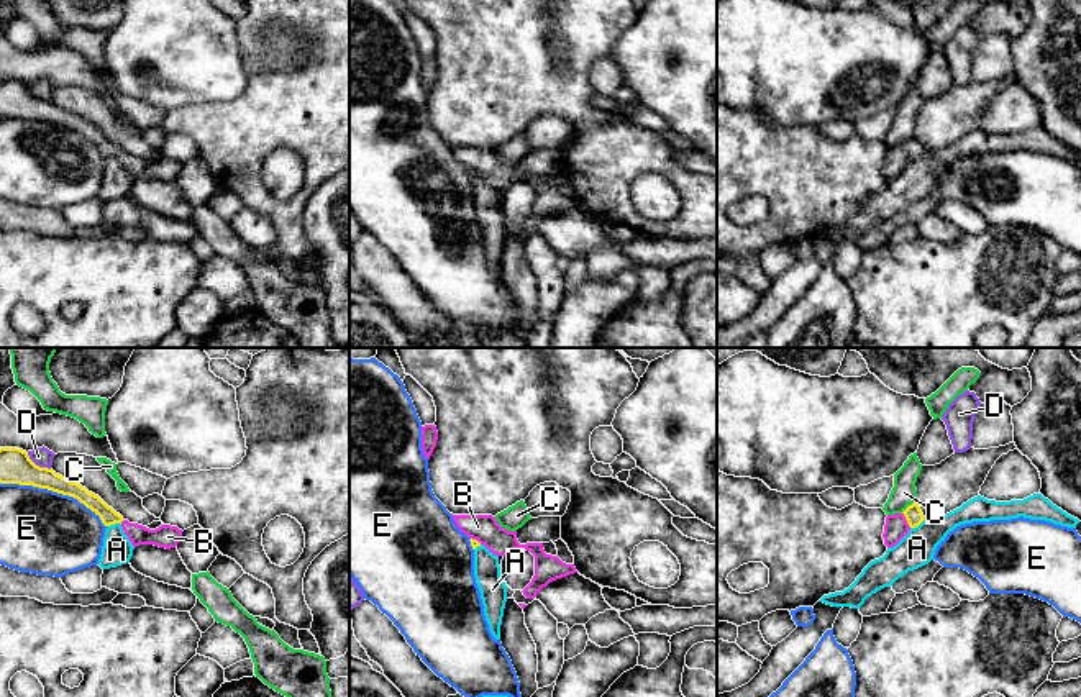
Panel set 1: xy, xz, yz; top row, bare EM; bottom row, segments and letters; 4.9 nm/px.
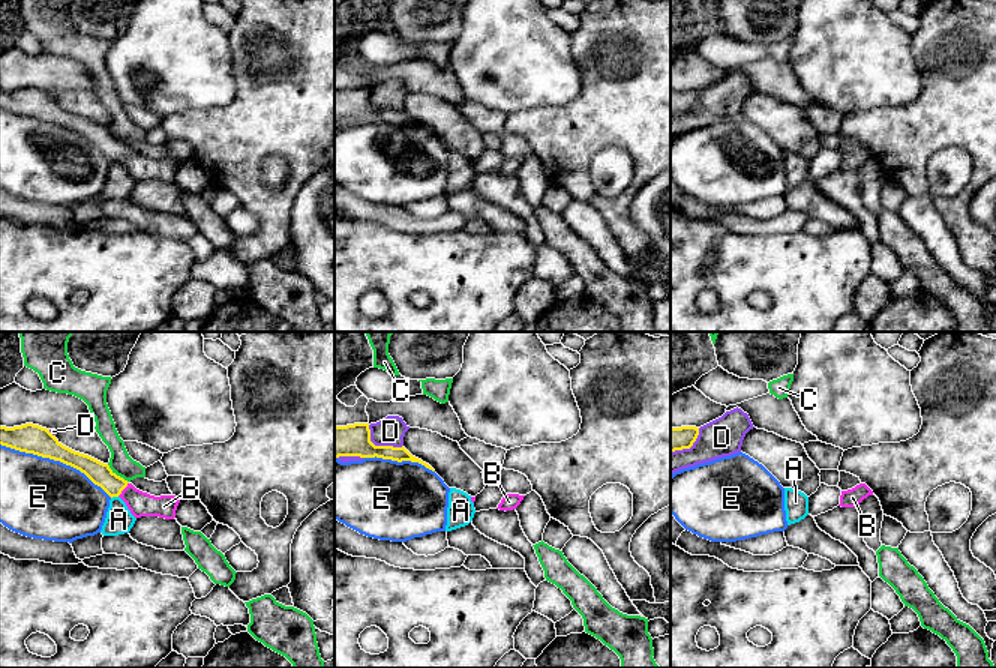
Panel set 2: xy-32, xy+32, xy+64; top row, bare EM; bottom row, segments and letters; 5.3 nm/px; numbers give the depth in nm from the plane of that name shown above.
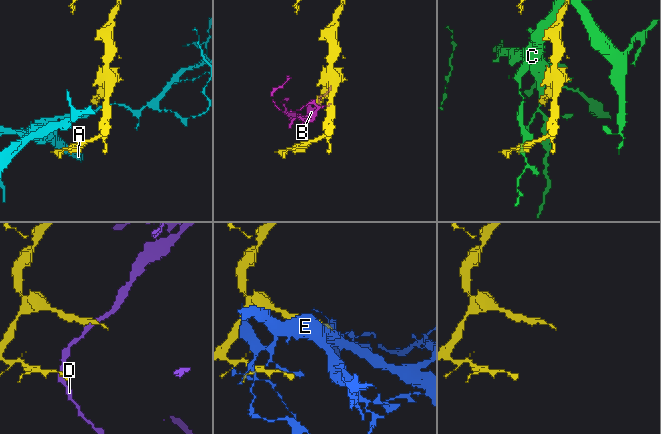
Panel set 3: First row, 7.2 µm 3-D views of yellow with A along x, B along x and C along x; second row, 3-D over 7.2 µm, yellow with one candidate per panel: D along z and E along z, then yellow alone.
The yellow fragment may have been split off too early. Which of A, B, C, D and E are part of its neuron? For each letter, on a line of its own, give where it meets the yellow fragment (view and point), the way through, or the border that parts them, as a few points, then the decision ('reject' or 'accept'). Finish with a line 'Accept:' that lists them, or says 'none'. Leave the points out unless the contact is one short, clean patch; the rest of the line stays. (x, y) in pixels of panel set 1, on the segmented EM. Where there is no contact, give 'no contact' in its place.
A: contact yz (917, 525); border yz (925, 519), (911, 528); reject
B: contact yz (906, 519); way yz (912, 514), (906, 519), (896, 527); accept
C: contact yz (909, 505); reject
D: contact xy (38, 466); reject
E: contact xy (54, 491); reject
Accept: B

